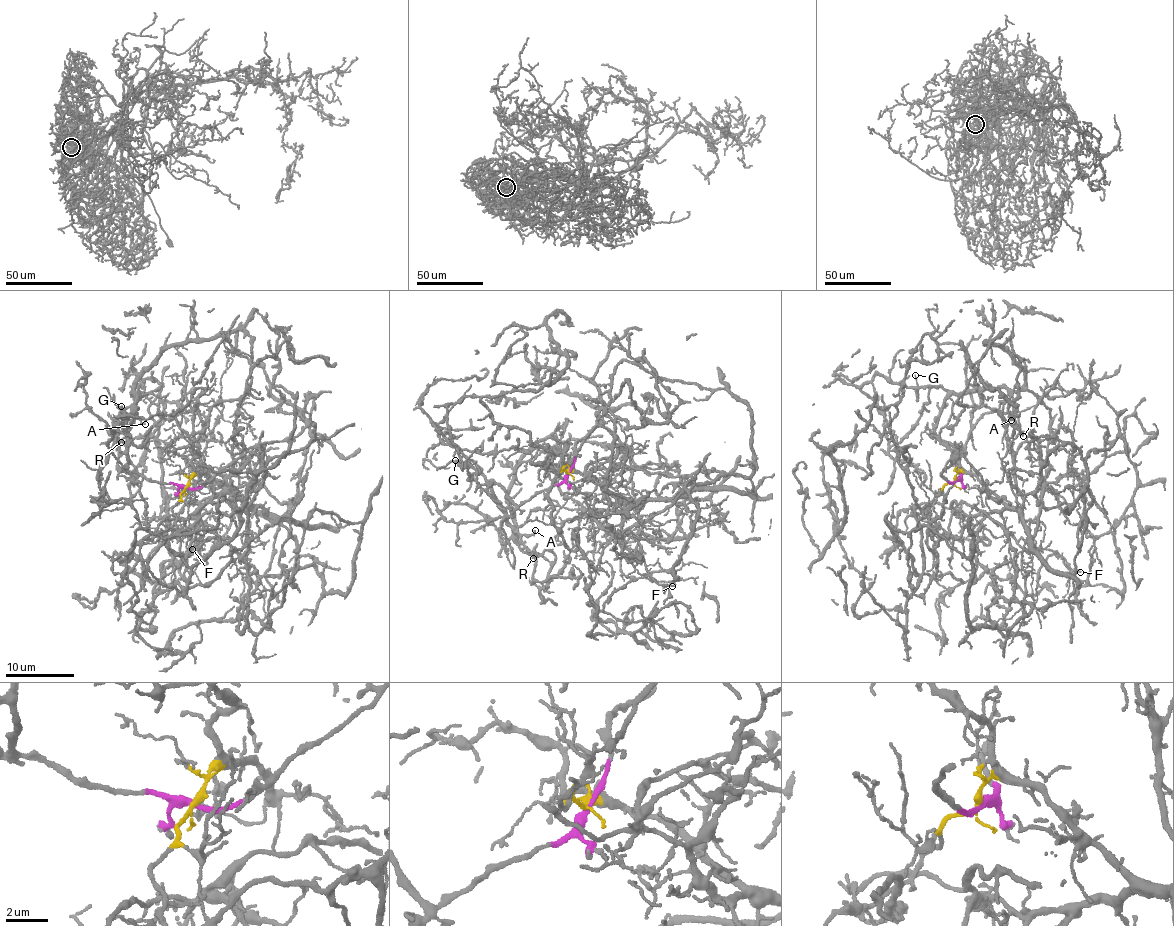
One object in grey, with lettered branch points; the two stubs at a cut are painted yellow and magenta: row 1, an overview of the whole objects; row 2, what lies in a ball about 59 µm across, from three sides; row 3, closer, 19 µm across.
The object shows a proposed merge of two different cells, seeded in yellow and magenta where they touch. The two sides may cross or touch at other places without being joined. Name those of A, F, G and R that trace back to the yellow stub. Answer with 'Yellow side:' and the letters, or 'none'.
Yellow side: F

